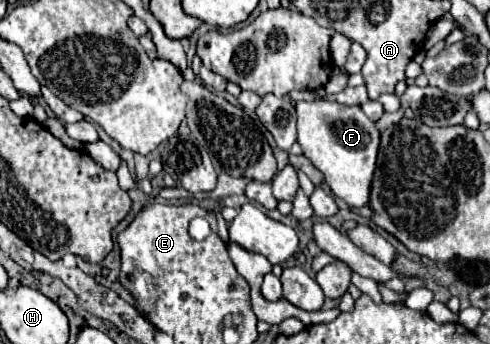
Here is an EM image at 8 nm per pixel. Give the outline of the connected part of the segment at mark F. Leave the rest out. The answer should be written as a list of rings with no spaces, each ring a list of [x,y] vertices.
[[[329,99],[297,101],[297,143],[303,155],[325,175],[333,195],[341,197],[351,207],[369,203],[369,185],[375,169],[379,131],[373,121],[361,113],[361,107],[347,107]]]

